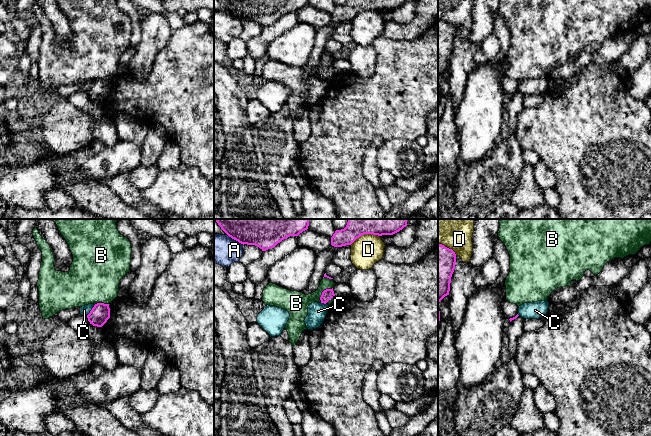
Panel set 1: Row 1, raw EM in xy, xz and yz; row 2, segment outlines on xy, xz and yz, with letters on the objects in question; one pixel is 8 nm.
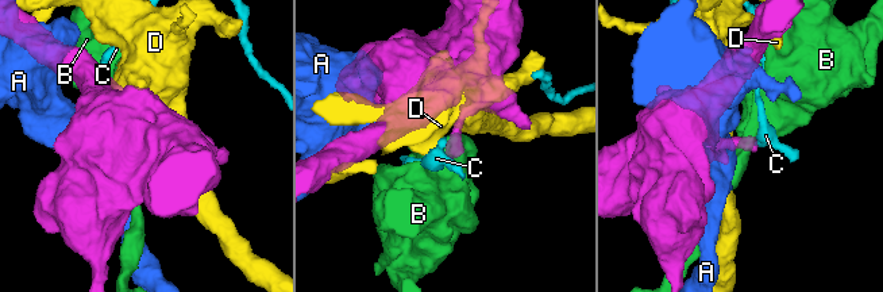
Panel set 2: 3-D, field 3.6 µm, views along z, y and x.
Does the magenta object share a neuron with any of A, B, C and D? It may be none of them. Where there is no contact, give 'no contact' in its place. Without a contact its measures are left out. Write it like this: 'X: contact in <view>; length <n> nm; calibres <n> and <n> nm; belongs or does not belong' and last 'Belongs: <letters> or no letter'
A: contact in xz; length 160 nm; calibres 200 and 240 nm; does not belong
B: contact in xz; length 160 nm; calibres 90 and 190 nm; does not belong
C: contact in xy; length 120 nm; calibres 160 and 80 nm; does not belong
D: contact in xz; length 260 nm; calibres 140 and 240 nm; does not belong
Belongs: no letter

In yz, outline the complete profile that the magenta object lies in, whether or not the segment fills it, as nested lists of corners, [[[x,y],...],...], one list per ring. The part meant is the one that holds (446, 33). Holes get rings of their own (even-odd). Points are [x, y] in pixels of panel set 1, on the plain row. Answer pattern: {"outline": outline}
{"outline": [[[438,20],[438,80],[445,72],[449,71],[455,39],[455,28],[442,20]]]}

